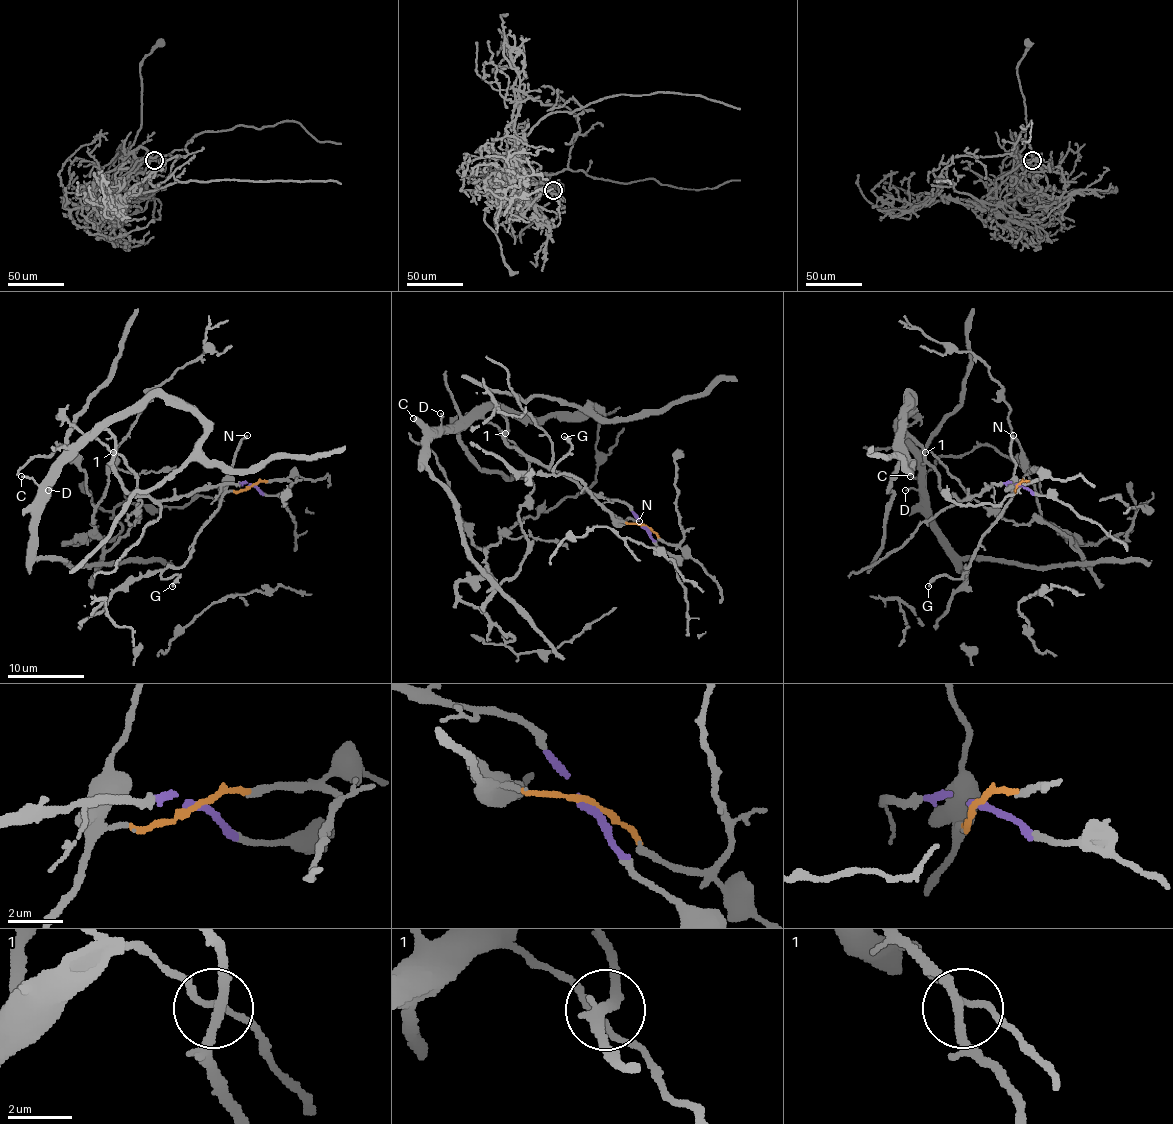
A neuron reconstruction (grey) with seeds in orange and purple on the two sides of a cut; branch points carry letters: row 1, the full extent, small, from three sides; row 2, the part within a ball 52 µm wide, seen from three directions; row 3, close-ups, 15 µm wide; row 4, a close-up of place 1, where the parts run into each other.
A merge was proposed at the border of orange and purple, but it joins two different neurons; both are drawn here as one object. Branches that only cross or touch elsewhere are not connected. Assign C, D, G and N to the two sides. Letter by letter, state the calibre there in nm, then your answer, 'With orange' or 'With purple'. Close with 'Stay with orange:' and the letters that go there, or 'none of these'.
C: Thickness 180 nm. With purple
D: Thickness 140 nm. With purple
G: Thickness 160 nm. With orange
N: Thickness 200 nm. With orange
Stay with orange: G, N

